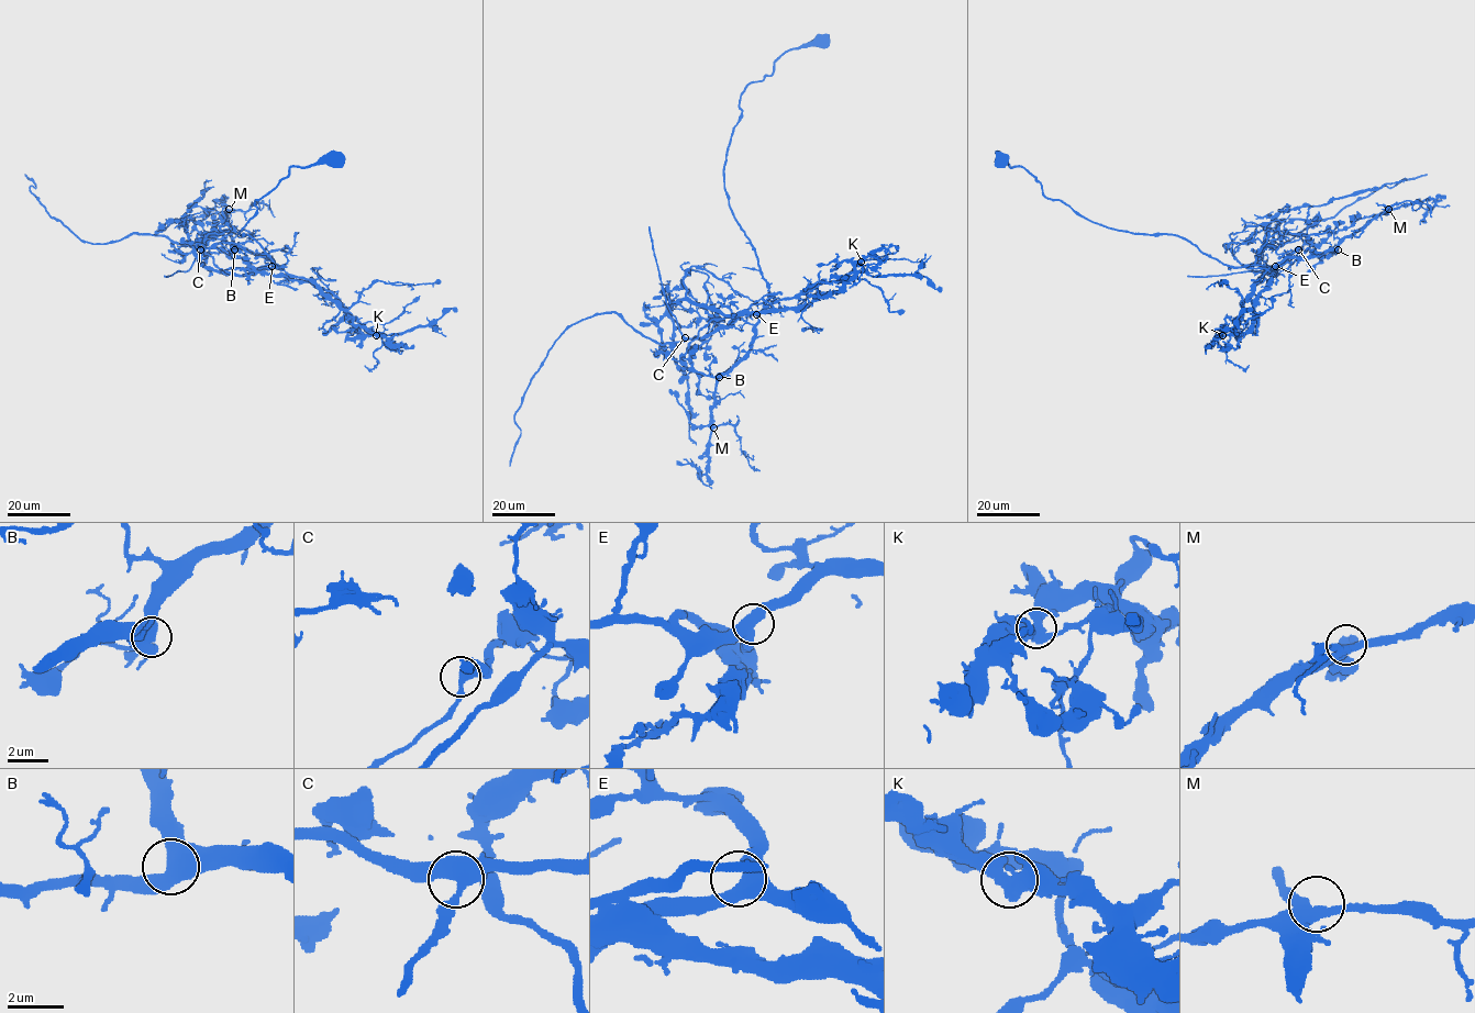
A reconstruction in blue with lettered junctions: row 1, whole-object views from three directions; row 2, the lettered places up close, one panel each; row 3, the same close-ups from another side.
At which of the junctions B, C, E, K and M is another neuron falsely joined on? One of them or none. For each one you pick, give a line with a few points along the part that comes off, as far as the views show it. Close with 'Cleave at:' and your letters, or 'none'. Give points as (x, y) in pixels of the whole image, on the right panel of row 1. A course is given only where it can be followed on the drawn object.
K: Course of the part to remove: (1221, 335), (1249, 329), (1253, 300), (1304, 244), (1273, 234), (1278, 244), (1288, 242), (1384, 186), (1427, 174)
Cleave at: K

